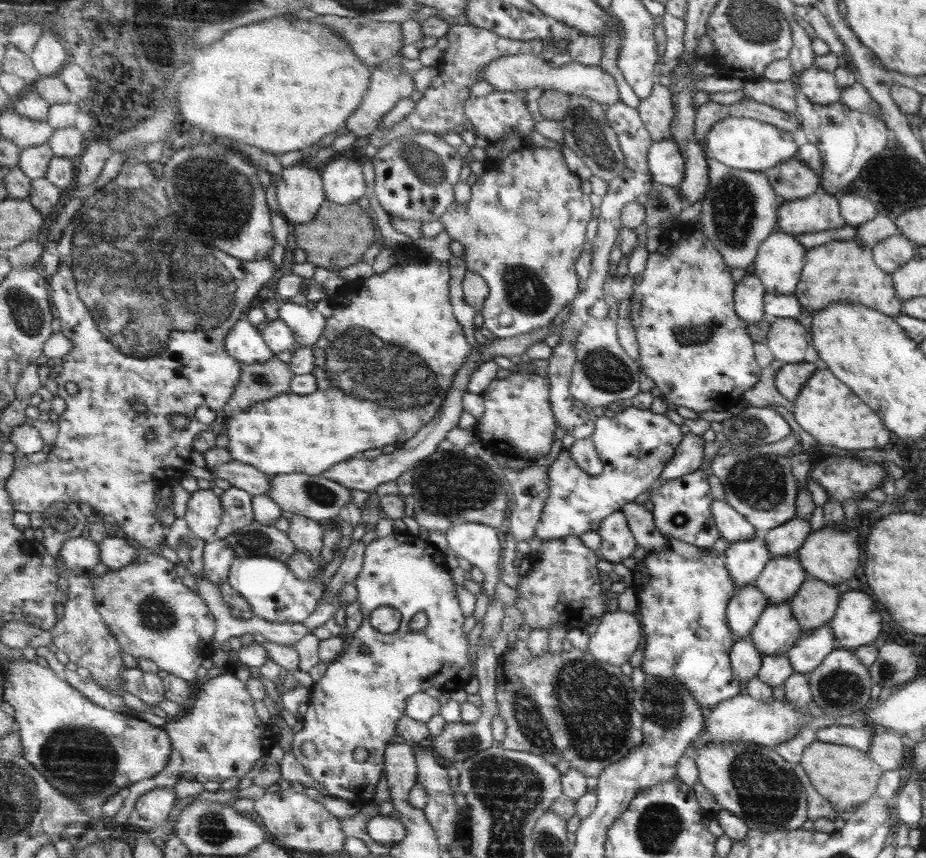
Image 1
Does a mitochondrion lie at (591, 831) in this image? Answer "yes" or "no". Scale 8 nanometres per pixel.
no

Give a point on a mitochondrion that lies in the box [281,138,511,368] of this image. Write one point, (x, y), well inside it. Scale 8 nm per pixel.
(420, 159)

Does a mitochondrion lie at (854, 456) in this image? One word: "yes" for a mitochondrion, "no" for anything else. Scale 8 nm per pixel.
no

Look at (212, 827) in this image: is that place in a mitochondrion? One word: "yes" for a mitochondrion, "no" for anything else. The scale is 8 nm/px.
yes

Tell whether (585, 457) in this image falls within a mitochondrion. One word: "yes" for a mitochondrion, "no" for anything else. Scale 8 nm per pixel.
no

